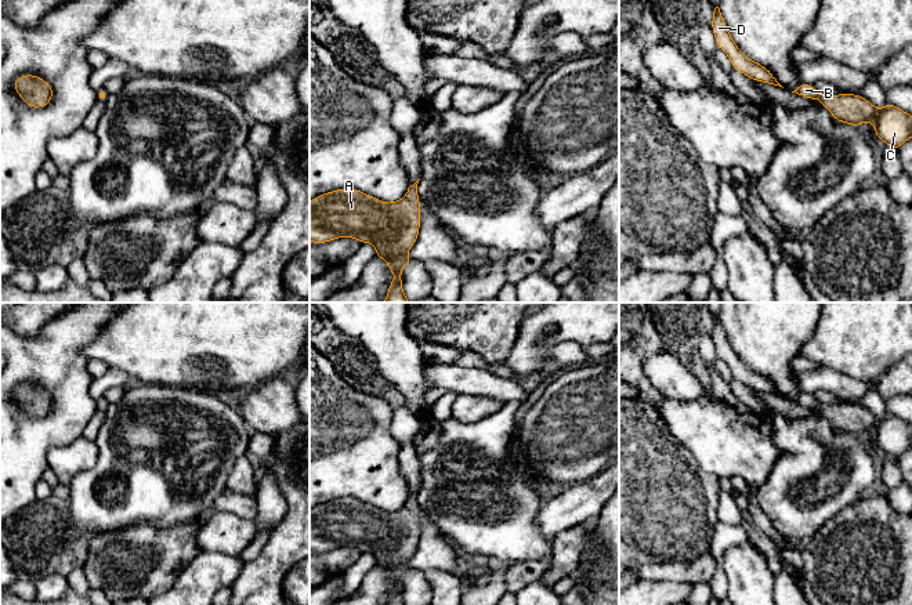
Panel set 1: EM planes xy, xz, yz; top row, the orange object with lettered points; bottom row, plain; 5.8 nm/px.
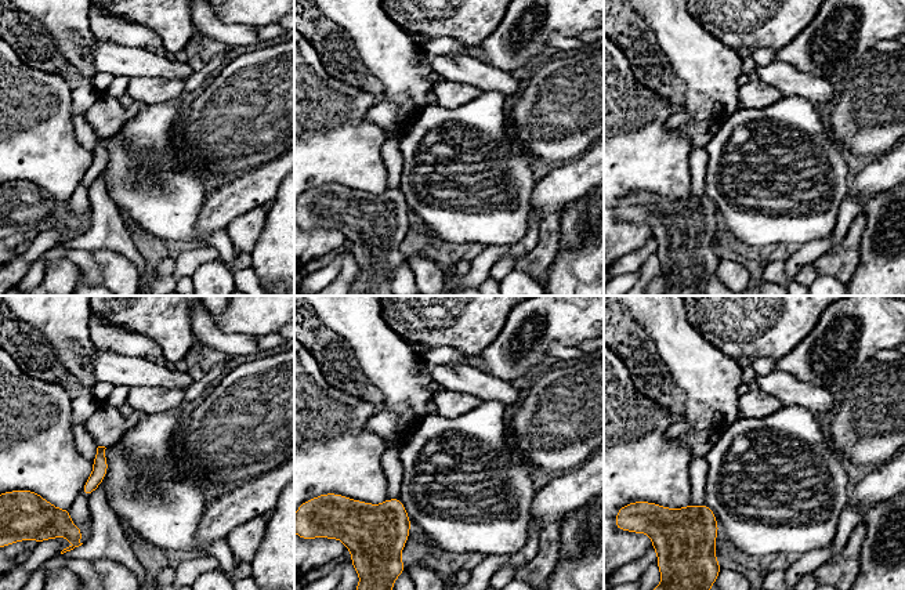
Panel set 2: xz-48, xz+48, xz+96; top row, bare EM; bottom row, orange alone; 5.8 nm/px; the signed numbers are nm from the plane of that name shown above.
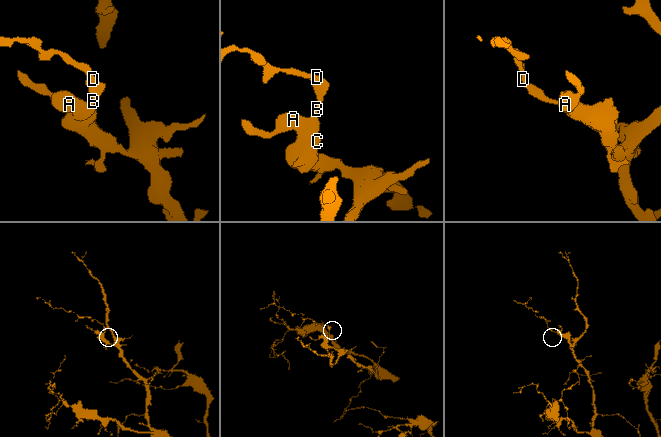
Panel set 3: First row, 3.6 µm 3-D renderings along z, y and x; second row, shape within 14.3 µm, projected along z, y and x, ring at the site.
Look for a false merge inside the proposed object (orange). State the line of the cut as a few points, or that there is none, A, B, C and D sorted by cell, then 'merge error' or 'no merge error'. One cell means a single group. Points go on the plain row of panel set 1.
cut none; groups A B C D; no merge error

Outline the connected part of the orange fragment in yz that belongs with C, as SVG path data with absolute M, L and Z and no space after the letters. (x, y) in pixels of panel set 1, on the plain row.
M803 391L792 402L807 409L818 409L840 432L859 436L862 431L871 431L875 435L875 445L893 460L898 460L906 449L912 448L912 424L891 412L879 419L858 403L822 405L813 394Z

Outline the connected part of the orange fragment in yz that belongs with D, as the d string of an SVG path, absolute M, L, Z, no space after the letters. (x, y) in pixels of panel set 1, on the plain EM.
M716 316L713 320L713 329L710 336L714 343L717 358L723 359L728 365L734 380L741 381L742 384L748 385L754 391L782 396L766 376L749 369L739 359L725 336L725 330L719 316Z

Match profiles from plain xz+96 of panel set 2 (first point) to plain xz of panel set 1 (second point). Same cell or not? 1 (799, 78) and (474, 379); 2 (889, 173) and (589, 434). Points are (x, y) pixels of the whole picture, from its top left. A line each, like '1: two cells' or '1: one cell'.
1: one cell
2: two cells

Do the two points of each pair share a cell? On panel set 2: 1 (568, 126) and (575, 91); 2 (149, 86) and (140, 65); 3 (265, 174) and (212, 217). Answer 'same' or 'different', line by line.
1: same
2: different
3: same

